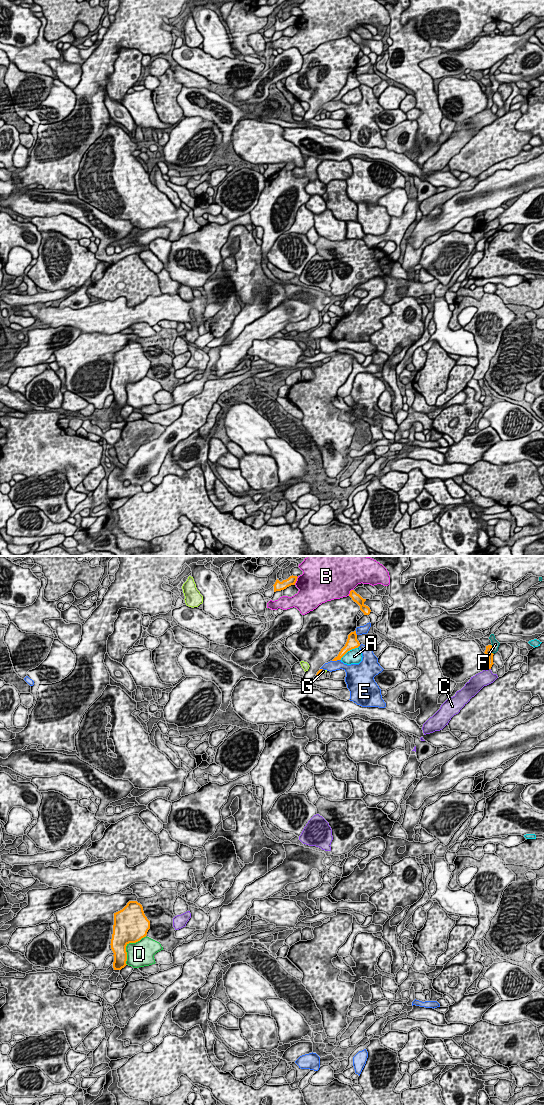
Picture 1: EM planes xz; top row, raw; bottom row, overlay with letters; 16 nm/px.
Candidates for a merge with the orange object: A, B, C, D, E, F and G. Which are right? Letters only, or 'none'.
none

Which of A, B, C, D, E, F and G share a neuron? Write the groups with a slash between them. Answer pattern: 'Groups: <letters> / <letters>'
Groups: A / B / C / D / E / F / G

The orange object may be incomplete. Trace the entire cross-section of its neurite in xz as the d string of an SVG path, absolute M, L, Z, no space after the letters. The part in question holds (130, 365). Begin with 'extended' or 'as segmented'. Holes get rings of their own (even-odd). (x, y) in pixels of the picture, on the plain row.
as segmented; M129 341L120 351L114 353L111 389L114 393L114 410L121 410L127 404L126 386L146 377L150 361L144 354L143 347L137 341Z

